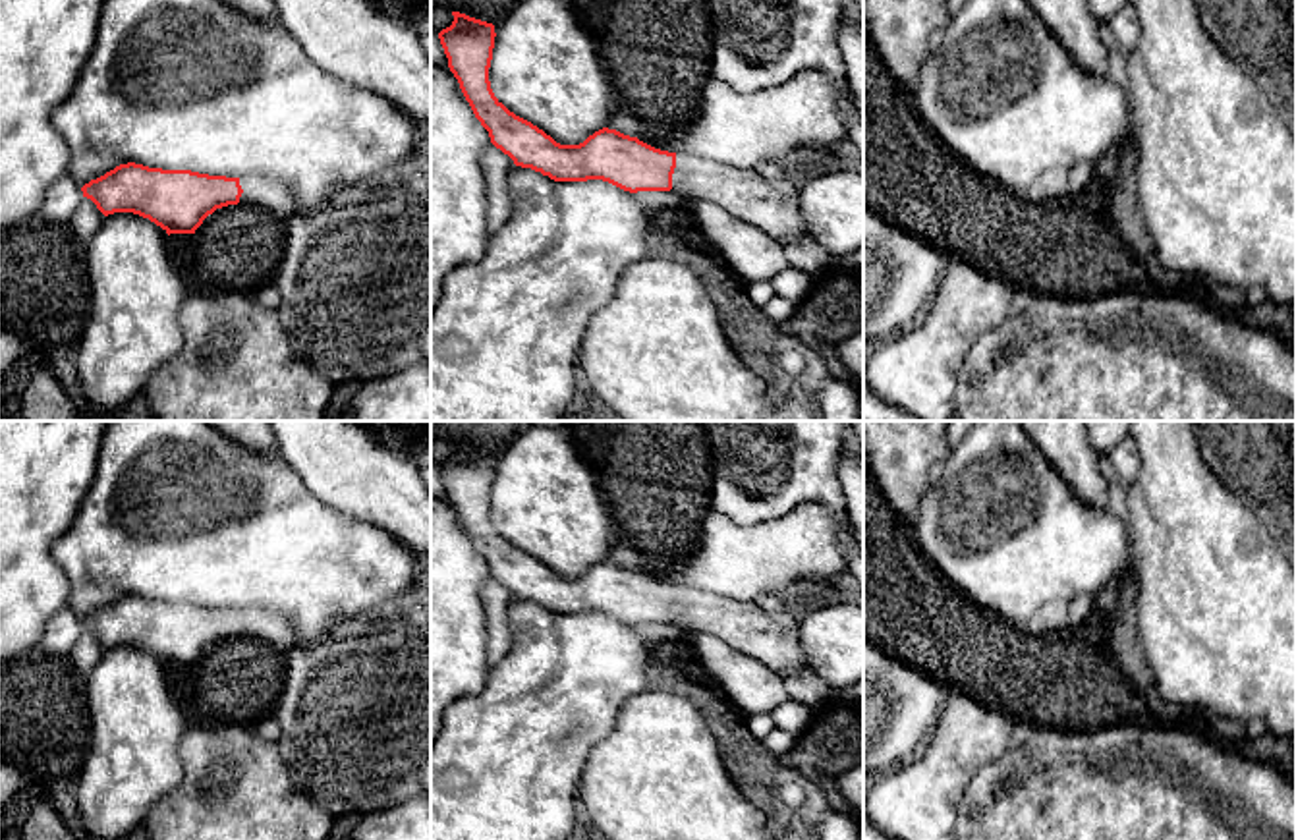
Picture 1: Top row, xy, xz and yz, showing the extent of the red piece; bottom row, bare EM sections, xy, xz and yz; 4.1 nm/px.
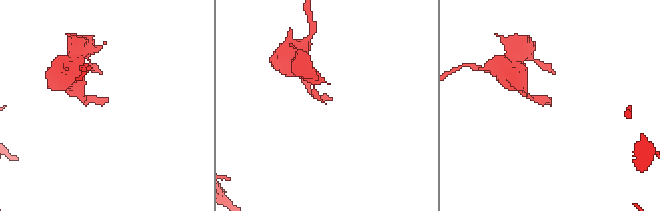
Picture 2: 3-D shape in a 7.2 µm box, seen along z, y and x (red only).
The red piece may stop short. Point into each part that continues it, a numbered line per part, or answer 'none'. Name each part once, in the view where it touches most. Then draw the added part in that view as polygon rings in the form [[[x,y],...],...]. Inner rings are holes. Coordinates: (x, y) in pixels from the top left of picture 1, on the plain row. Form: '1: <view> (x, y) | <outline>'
1: xz (773, 638) | [[[676,585],[672,624],[690,637],[711,633],[780,676],[807,670],[800,643],[800,620],[790,612],[767,612],[757,604]]]

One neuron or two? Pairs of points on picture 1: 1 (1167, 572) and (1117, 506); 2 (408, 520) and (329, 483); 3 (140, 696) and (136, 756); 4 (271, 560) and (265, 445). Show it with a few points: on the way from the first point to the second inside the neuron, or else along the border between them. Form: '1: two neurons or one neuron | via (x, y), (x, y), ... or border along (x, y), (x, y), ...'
1: two neurons | border along (1123, 489), (1125, 520)
2: one neuron | via (389, 501), (371, 483), (348, 483)
3: one neuron | via (136, 711), (136, 740)
4: two neurons | border along (230, 441), (259, 454), (277, 454)

